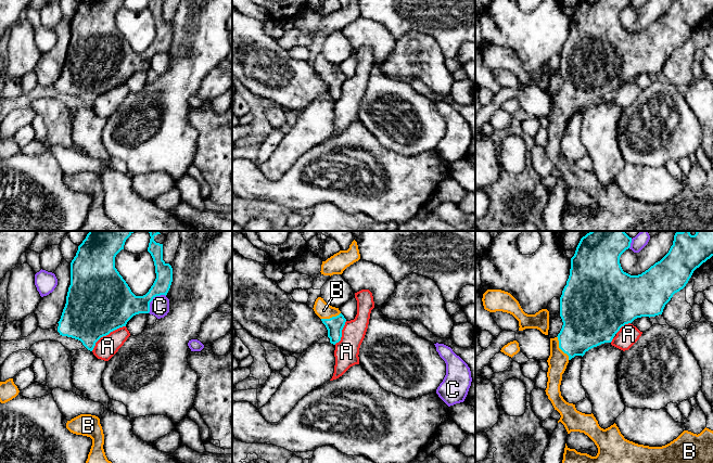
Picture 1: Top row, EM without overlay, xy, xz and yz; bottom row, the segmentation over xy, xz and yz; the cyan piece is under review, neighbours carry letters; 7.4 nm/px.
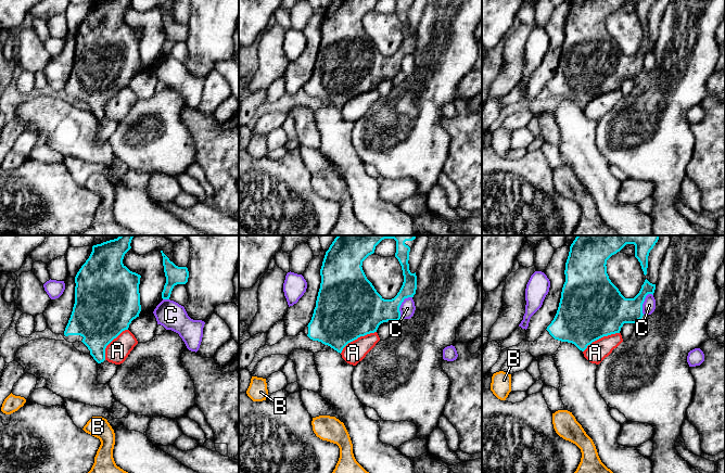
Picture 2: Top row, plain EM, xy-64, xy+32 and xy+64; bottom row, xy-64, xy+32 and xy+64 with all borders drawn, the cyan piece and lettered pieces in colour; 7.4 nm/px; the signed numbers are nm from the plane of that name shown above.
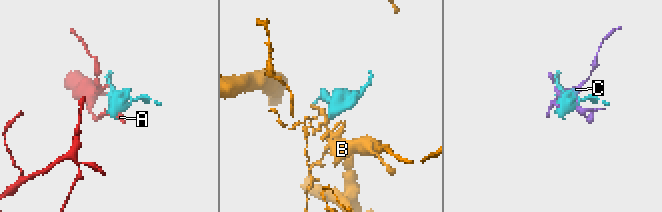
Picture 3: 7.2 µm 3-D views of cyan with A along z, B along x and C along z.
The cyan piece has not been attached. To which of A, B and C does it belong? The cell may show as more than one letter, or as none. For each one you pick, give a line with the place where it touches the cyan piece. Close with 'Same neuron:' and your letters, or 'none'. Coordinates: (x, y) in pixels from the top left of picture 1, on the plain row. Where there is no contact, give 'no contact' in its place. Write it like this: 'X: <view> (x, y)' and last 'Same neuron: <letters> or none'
B: yz (560, 105)
Same neuron: B

